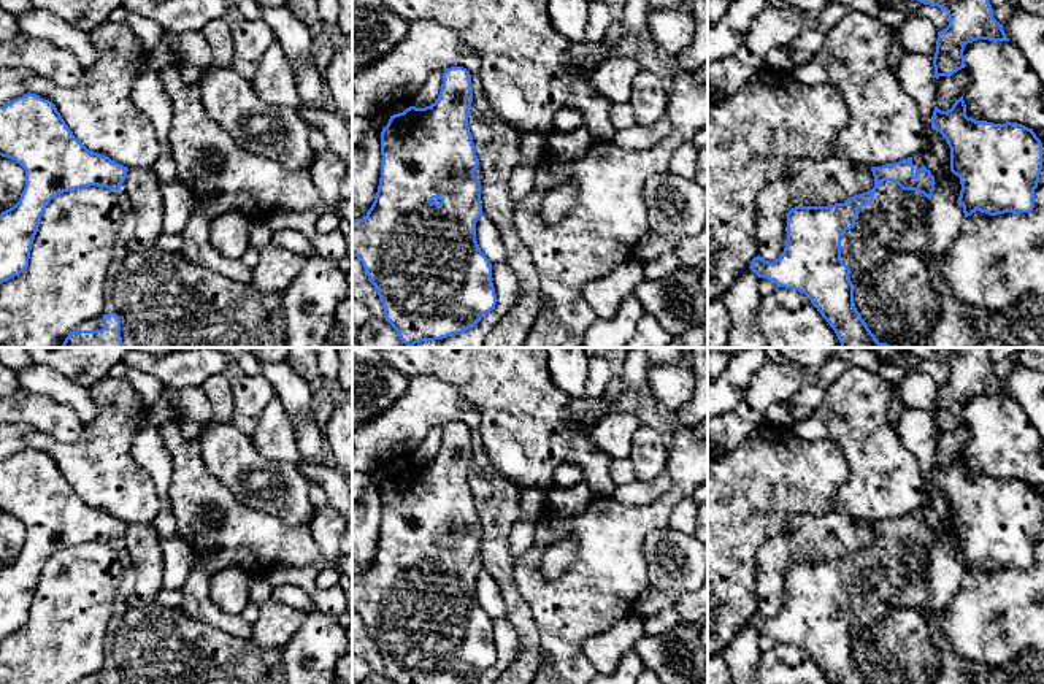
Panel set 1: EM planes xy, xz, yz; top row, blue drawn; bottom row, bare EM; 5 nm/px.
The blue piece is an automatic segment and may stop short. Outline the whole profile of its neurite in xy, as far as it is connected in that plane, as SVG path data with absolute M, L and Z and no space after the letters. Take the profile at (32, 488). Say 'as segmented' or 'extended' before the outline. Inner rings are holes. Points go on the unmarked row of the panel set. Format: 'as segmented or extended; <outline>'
extended; M25 449L0 462L0 511L25 525L19 557L0 570L0 638L27 625L49 557L63 548L90 541L109 544L122 565L111 622L122 621L136 579L127 552L127 522L89 506L68 484L56 460L36 449Z

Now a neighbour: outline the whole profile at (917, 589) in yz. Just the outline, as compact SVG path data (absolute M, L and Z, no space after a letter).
M904 546L903 565L908 582L890 598L890 605L919 609L931 595L930 555L917 546Z

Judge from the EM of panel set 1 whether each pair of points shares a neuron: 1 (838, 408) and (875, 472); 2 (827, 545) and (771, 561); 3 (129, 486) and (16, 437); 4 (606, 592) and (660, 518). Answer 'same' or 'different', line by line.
1: same
2: same
3: same
4: same

